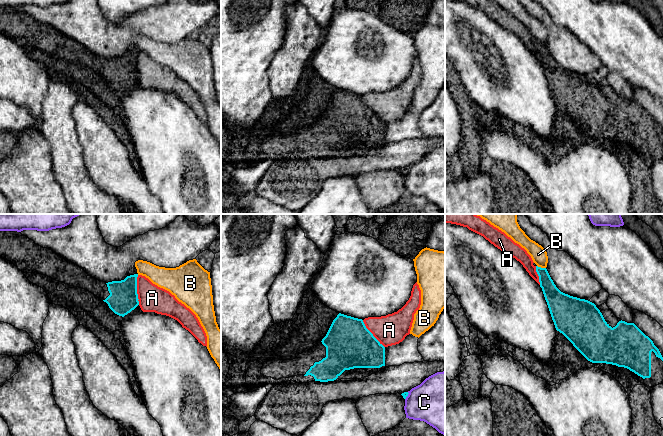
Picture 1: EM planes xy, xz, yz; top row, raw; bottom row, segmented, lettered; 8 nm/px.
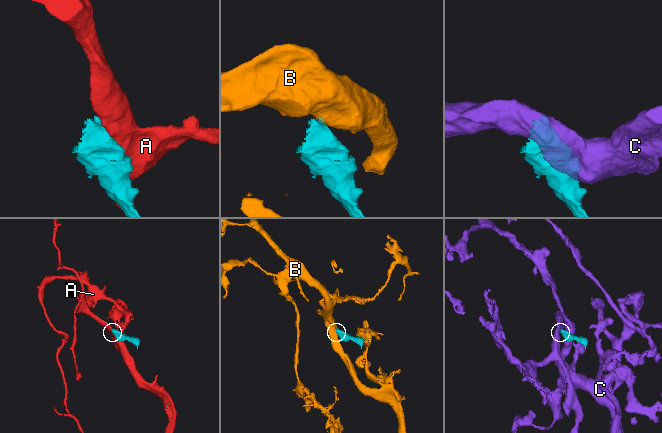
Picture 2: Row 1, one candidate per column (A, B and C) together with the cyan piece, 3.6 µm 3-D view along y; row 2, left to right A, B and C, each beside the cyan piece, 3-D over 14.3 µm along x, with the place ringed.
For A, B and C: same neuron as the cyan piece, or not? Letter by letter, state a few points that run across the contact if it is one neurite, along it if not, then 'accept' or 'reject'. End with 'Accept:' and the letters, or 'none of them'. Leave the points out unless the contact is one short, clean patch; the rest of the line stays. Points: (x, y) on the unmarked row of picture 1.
A: reject
B: line yz (537, 41), (545, 44); reject
C: line xz (408, 168), (405, 175); reject
Accept: none of them

